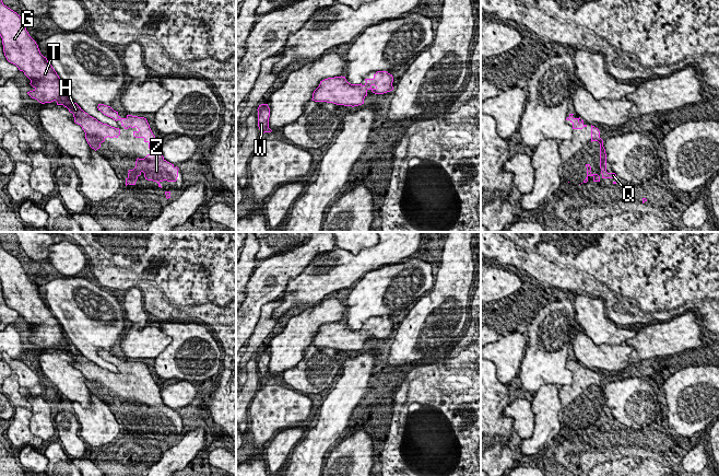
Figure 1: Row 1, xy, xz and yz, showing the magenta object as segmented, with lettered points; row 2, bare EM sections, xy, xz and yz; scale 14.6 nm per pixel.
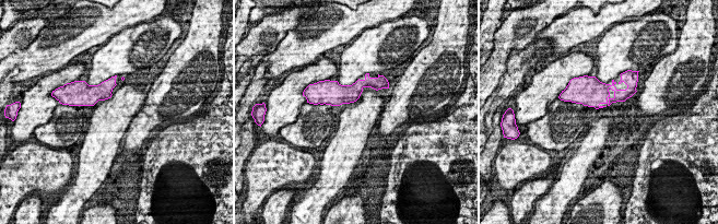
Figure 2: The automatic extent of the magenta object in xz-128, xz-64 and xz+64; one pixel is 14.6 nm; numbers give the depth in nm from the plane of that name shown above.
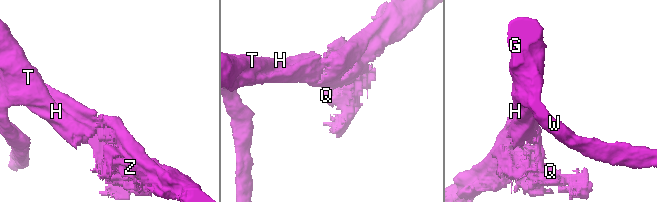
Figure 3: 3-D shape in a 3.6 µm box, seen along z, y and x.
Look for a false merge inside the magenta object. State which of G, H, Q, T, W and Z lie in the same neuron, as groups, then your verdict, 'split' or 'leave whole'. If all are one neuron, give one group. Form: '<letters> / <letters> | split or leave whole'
G H Q T W Z | leave whole

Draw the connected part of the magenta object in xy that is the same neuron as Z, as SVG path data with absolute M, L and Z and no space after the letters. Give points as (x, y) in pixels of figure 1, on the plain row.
M98 349L97 353L104 360L113 363L114 365L120 365L122 369L121 371L123 371L125 374L128 374L129 372L137 372L139 375L133 376L133 381L135 383L143 383L144 387L149 388L151 398L144 404L137 404L135 413L128 416L129 418L126 423L126 431L128 429L135 430L135 427L142 417L144 418L145 425L156 427L161 433L162 431L160 428L163 426L177 426L179 414L177 411L175 413L174 409L164 404L161 396L162 388L153 380L146 363L132 360L127 360L126 363L121 363L118 360L118 357L104 349Z

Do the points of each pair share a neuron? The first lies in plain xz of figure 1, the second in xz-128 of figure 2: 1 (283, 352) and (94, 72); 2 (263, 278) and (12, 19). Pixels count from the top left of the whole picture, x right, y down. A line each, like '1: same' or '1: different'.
1: different
2: different

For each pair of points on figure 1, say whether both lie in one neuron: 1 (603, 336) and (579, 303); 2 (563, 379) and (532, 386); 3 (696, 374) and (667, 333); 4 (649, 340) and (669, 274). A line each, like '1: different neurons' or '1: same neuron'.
1: same neuron
2: same neuron
3: different neurons
4: different neurons

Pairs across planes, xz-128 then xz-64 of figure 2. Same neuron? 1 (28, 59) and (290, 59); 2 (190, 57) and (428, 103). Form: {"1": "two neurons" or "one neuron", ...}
{"1": "one neuron", "2": "one neuron"}

